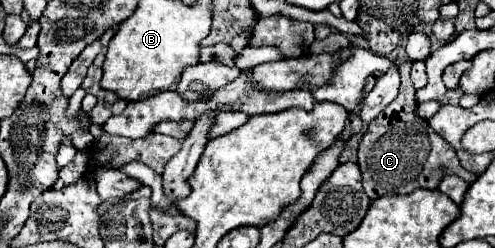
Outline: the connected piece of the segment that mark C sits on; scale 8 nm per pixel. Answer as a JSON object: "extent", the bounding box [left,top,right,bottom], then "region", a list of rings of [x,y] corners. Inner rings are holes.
{"extent":[358,64,478,200],"region":[[[400,64],[402,84],[398,98],[386,106],[368,126],[368,132],[360,140],[358,148],[358,164],[364,176],[364,192],[376,200],[386,194],[410,194],[416,188],[438,188],[444,176],[456,174],[466,182],[474,182],[478,176],[464,170],[456,156],[456,150],[434,130],[430,130],[428,122],[414,114],[416,88],[410,80],[410,64]]]}

